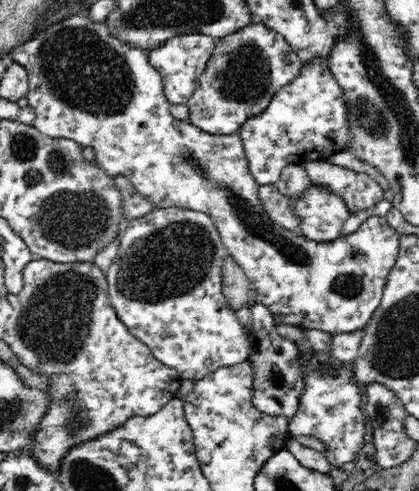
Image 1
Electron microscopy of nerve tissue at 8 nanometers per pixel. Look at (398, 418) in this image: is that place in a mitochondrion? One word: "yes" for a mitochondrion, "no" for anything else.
no

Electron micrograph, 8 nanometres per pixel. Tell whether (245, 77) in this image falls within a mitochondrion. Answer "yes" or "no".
yes

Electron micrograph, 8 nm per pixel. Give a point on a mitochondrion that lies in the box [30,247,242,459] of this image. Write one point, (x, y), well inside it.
(76, 417)

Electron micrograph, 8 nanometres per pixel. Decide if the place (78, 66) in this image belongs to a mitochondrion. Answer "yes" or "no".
yes

